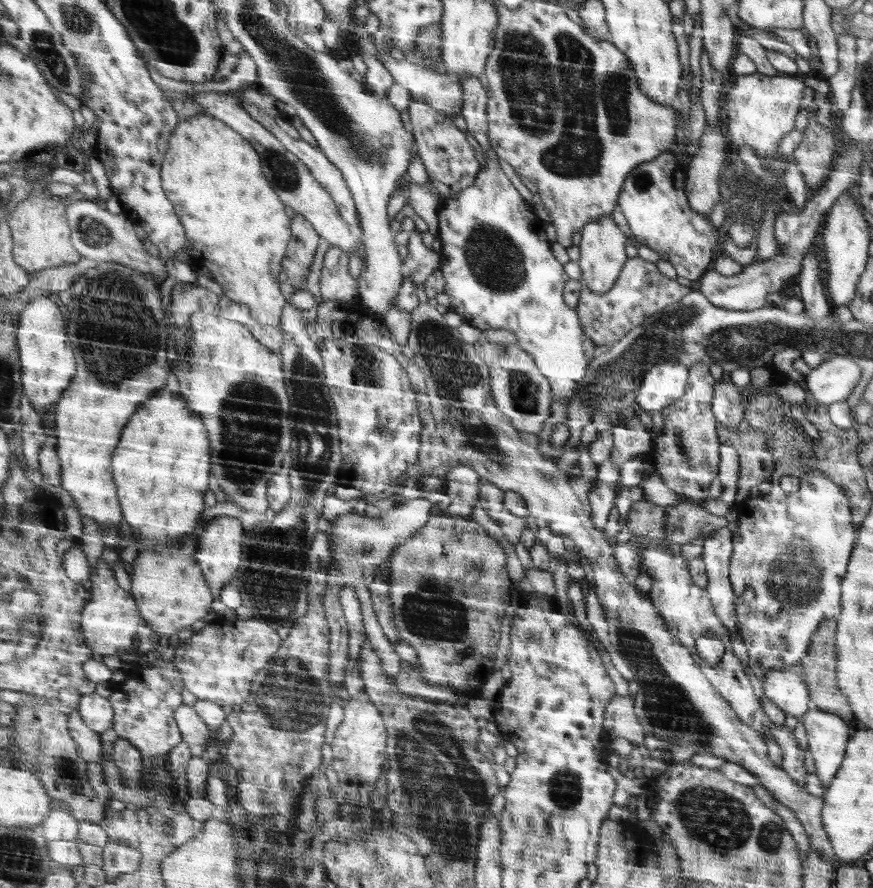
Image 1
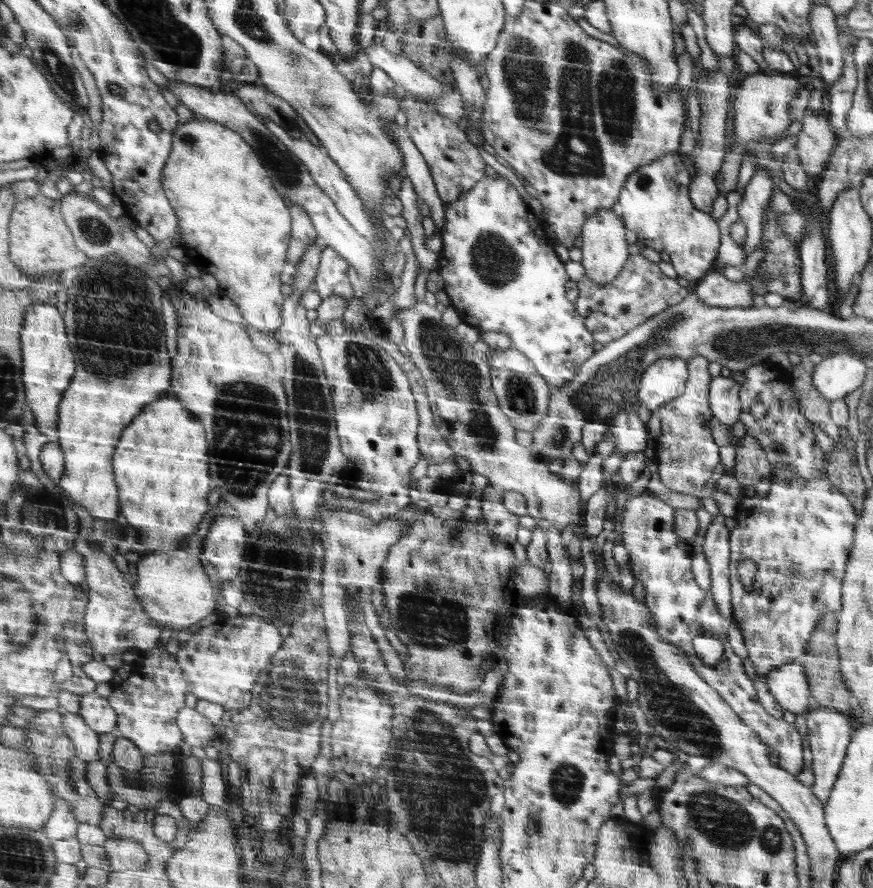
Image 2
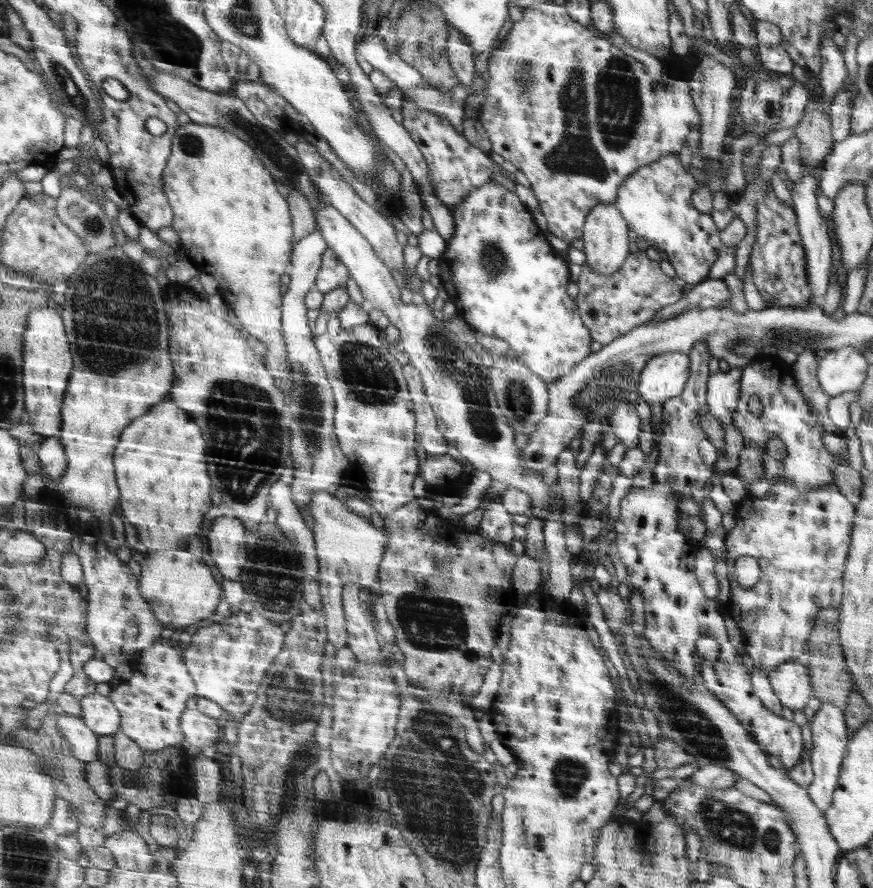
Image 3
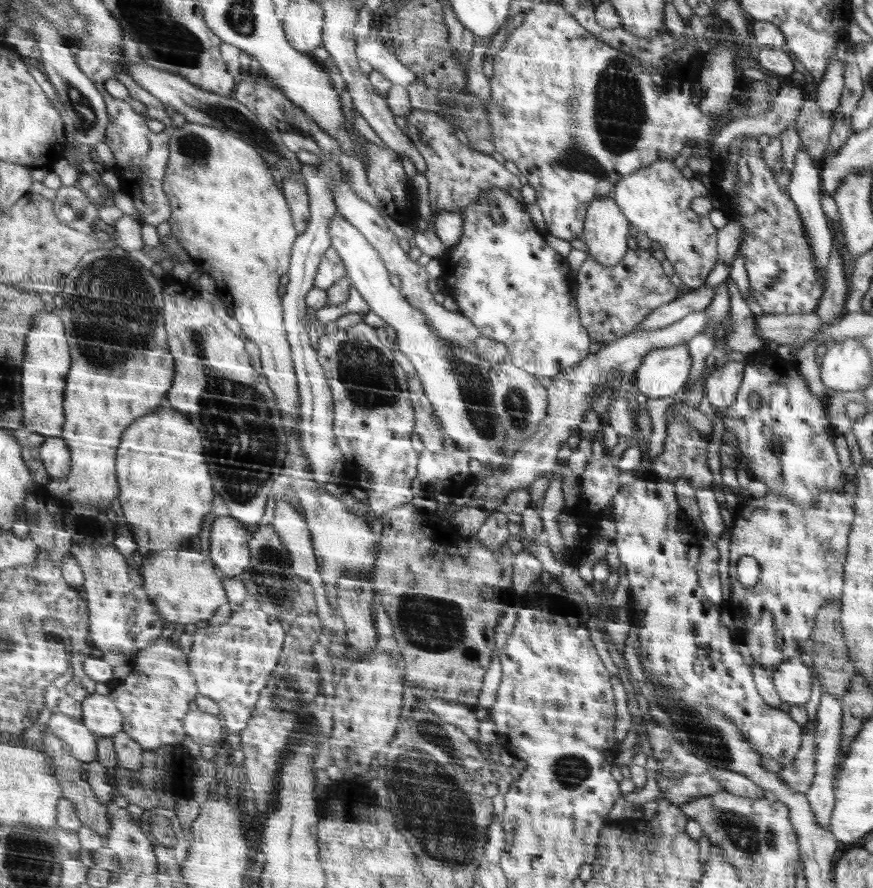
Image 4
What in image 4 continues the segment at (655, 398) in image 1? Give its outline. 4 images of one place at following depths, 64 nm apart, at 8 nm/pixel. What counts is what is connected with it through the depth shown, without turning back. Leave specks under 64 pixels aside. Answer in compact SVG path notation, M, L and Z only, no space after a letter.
M681 340L675 346L649 348L645 358L641 358L633 384L639 394L645 394L645 398L661 398L683 392L685 382L689 382L689 374L693 374L691 356L687 340Z

